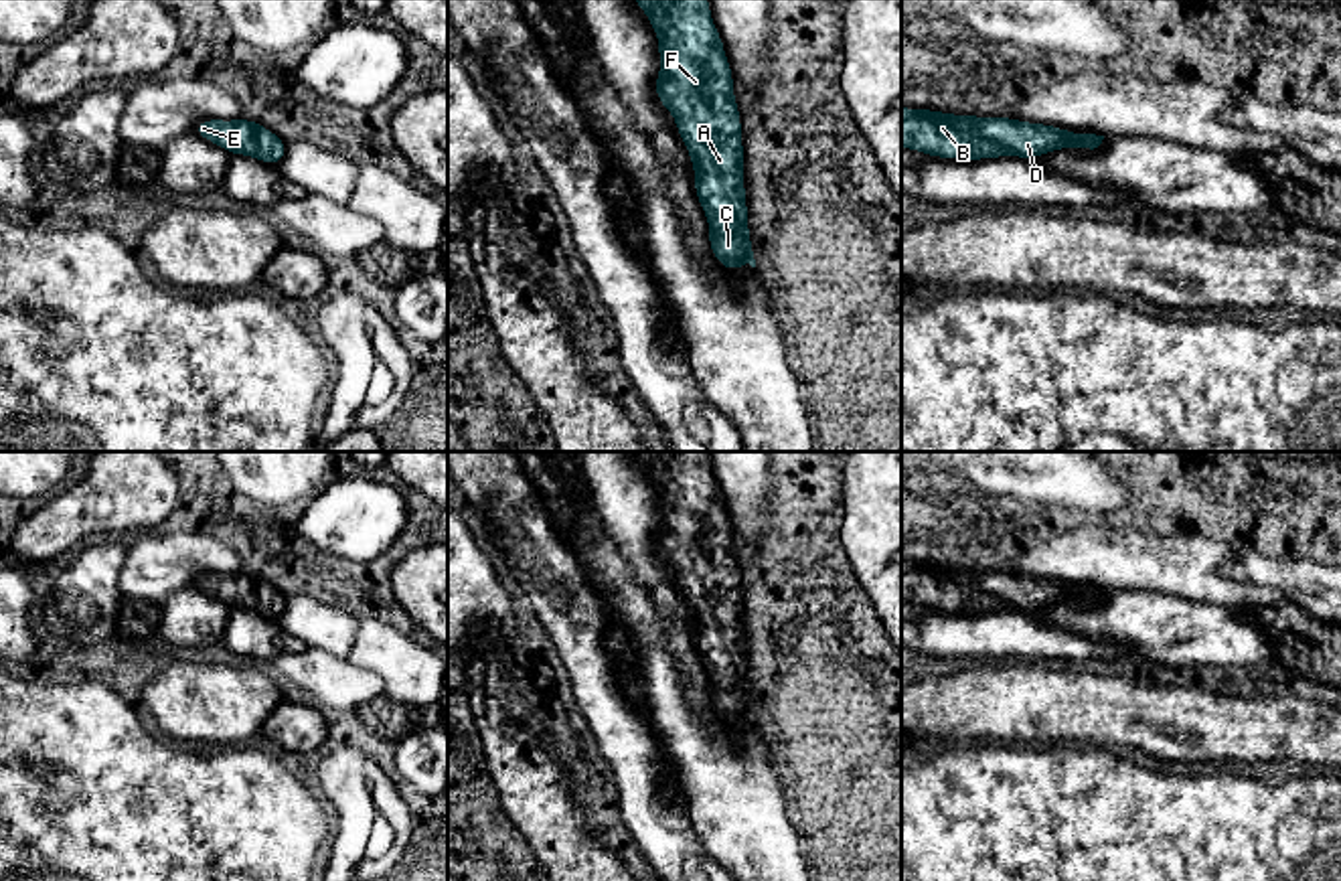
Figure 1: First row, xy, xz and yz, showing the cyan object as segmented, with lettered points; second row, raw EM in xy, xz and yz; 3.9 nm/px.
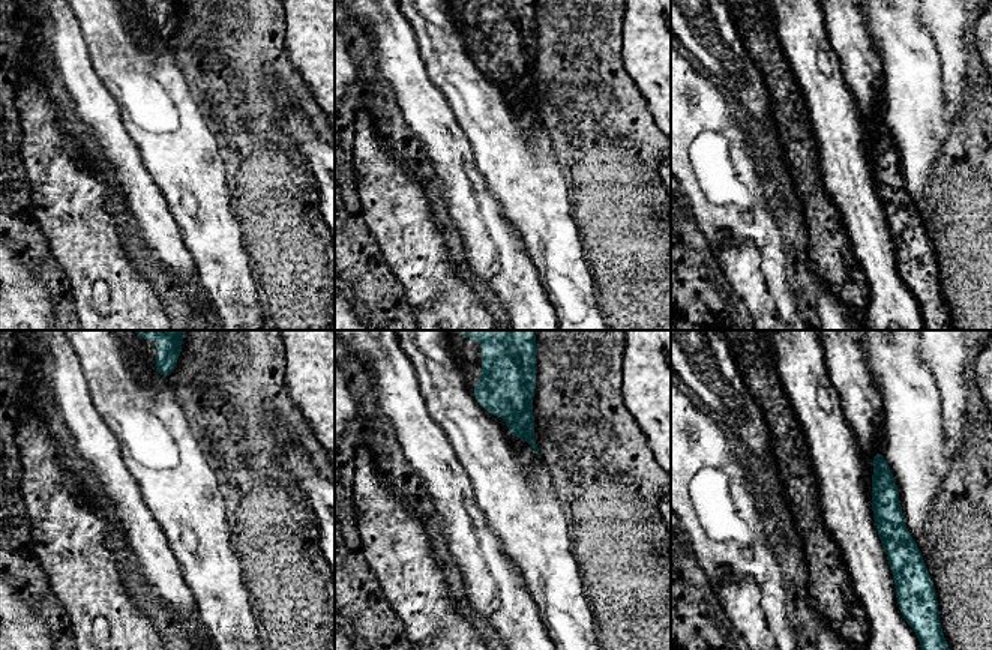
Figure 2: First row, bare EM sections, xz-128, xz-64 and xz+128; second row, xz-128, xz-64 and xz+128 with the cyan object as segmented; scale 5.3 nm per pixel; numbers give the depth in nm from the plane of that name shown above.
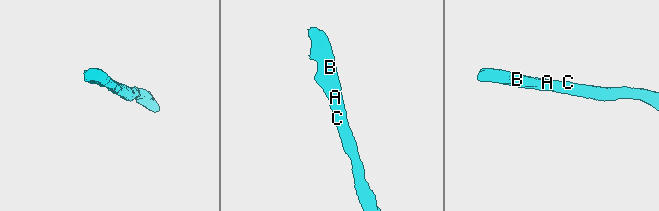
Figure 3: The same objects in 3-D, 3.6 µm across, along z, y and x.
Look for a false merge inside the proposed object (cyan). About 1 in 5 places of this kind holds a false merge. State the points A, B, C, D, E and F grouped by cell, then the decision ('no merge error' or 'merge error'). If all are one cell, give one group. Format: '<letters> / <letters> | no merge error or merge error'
A B C D E F | no merge error

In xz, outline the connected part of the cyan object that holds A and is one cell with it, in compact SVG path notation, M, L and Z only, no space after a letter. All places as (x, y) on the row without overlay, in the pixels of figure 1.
M634 452L658 490L660 529L654 535L658 555L675 569L693 626L695 648L709 674L709 701L713 711L731 725L743 717L756 721L747 680L743 640L741 573L733 549L733 527L723 494L713 478L707 452Z

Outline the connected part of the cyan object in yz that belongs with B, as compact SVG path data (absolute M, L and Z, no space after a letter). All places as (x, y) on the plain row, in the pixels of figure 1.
M901 561L901 599L934 612L984 614L1007 608L1033 614L1059 602L1098 602L1104 589L1076 587L1011 571L956 569Z

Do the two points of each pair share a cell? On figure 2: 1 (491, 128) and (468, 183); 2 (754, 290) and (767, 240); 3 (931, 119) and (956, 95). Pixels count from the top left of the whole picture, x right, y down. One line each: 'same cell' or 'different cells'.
1: different cells
2: different cells
3: different cells

